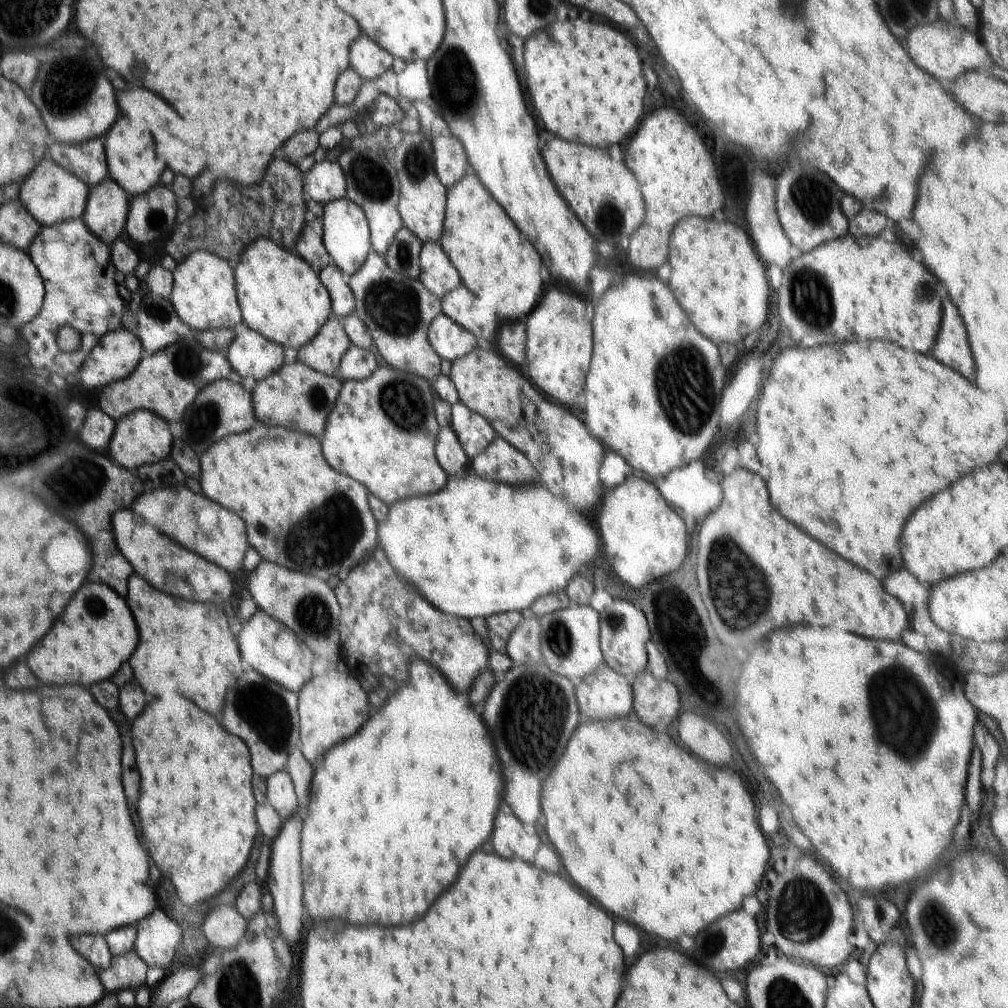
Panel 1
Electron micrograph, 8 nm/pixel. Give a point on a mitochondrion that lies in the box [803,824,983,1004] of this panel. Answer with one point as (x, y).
(936, 921)

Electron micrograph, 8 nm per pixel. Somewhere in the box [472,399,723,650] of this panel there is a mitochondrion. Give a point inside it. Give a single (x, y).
(613, 619)

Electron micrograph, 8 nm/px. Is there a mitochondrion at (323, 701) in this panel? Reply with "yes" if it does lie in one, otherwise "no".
no

